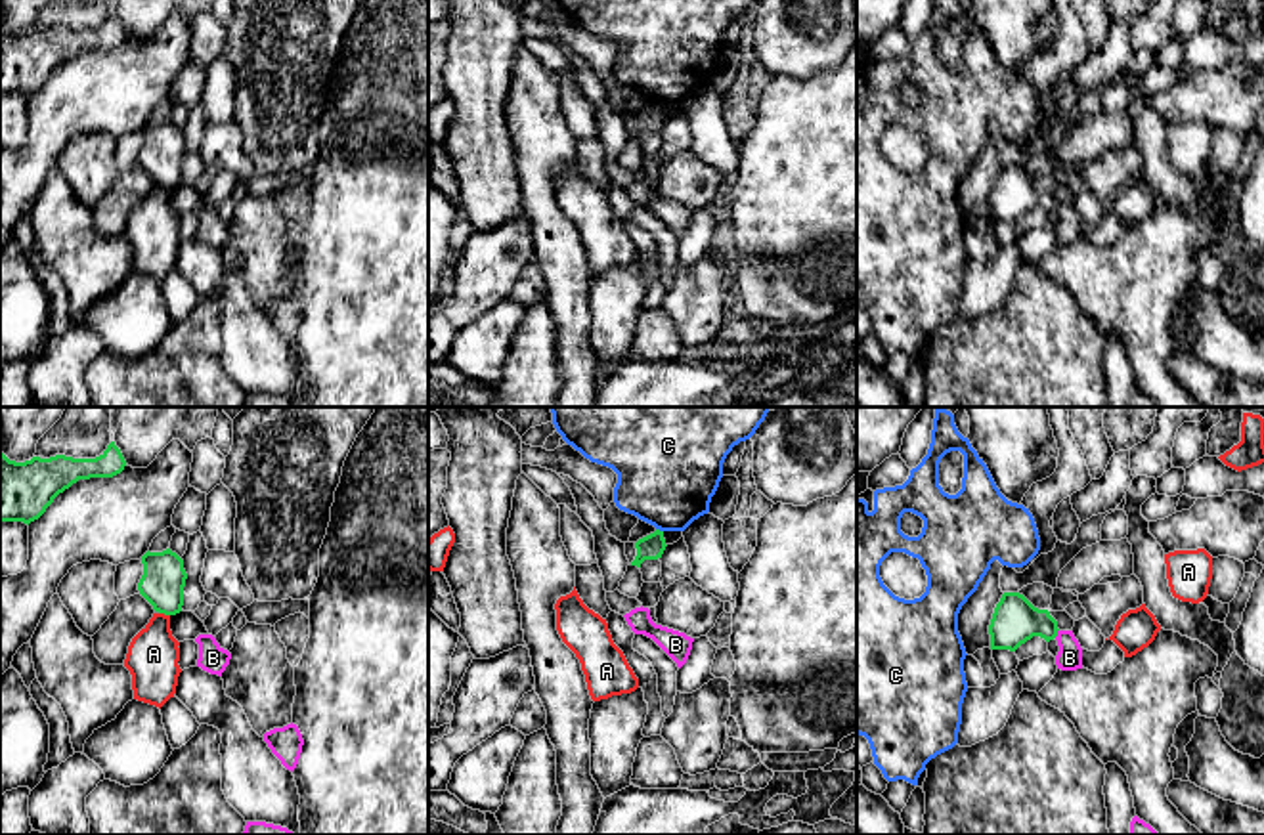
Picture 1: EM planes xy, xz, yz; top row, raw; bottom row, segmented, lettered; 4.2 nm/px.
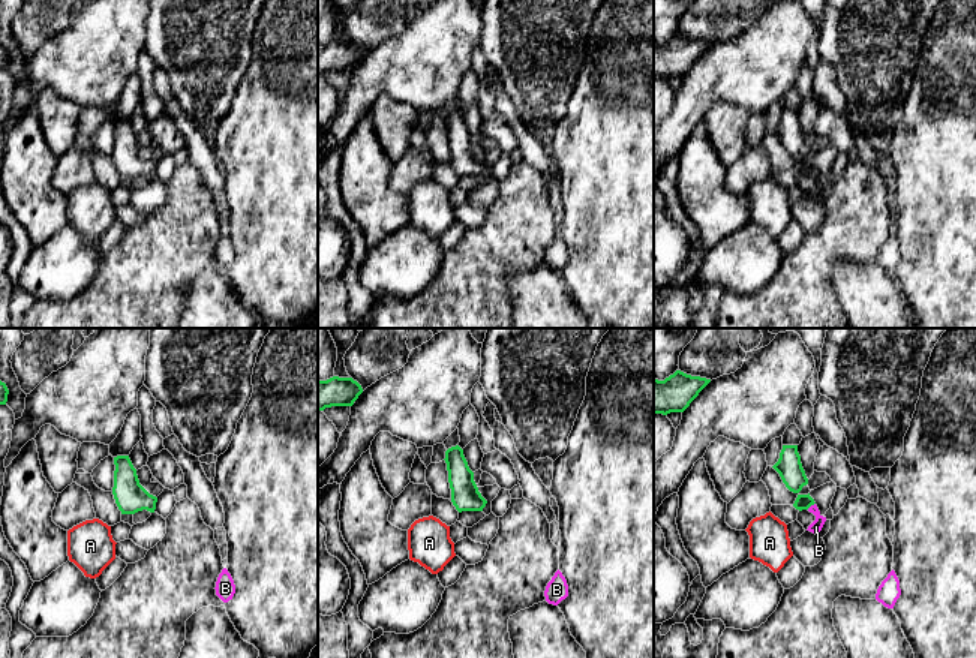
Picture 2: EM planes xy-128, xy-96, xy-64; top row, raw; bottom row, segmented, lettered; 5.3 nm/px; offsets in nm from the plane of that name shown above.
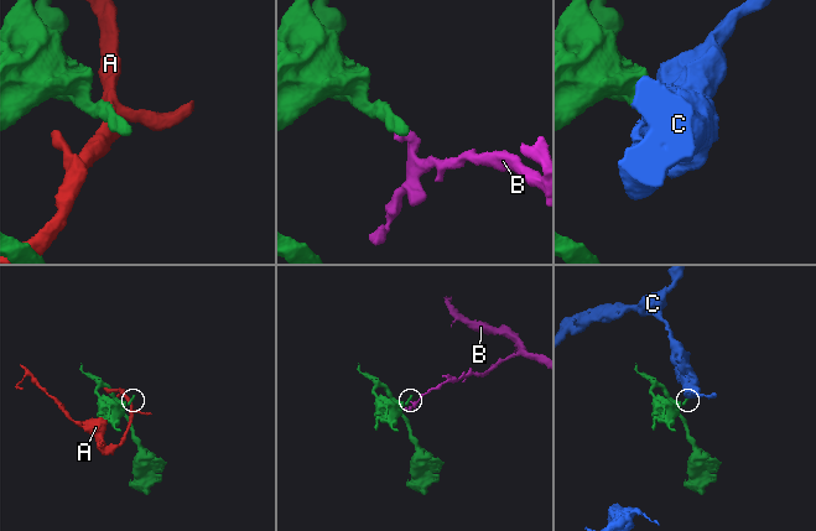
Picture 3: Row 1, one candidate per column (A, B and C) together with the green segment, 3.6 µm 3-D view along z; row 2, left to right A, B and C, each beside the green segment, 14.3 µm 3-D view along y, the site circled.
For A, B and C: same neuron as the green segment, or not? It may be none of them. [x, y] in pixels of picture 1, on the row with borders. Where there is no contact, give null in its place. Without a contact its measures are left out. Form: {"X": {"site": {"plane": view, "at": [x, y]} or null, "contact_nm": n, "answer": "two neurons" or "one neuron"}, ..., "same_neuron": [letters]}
{"A": {"site": {"plane": "xy", "at": [165, 614]}, "contact_nm": 50, "answer": "two neurons"}, "B": {"site": {"plane": "yz", "at": [1056, 633]}, "contact_nm": 40, "answer": "two neurons"}, "C": {"site": {"plane": "xz", "at": [658, 530]}, "contact_nm": 40, "answer": "two neurons"}, "same_neuron": []}

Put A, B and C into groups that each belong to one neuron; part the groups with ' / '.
A / B / C

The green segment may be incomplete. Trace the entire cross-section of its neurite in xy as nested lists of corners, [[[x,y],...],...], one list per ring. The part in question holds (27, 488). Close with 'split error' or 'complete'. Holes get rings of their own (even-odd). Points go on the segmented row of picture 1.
[[[115,441],[96,459],[55,455],[50,459],[33,457],[25,462],[10,460],[0,447],[0,522],[29,525],[78,480],[113,478],[124,466],[126,460]]]; complete

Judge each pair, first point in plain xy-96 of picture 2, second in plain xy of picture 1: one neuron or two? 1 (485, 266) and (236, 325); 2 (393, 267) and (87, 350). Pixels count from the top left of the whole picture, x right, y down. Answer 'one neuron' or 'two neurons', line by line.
1: two neurons
2: two neurons

